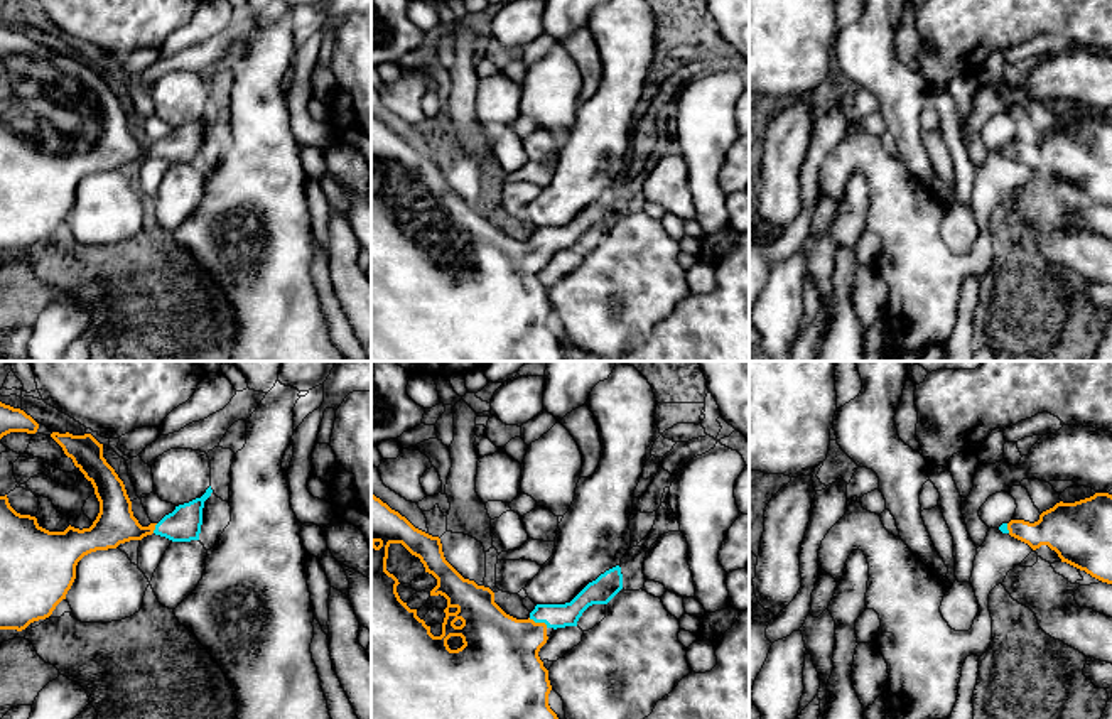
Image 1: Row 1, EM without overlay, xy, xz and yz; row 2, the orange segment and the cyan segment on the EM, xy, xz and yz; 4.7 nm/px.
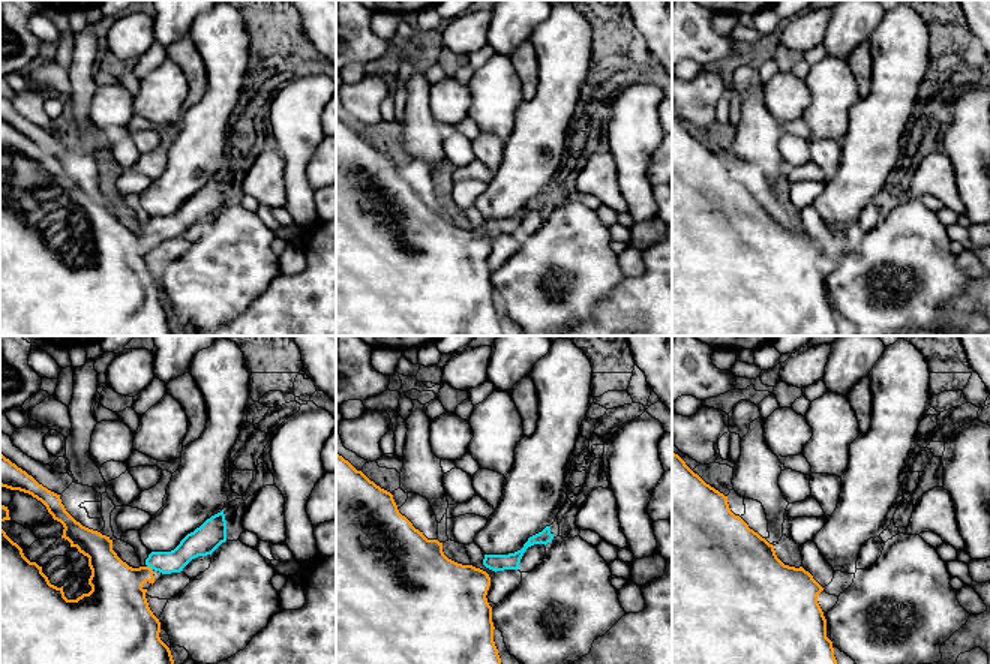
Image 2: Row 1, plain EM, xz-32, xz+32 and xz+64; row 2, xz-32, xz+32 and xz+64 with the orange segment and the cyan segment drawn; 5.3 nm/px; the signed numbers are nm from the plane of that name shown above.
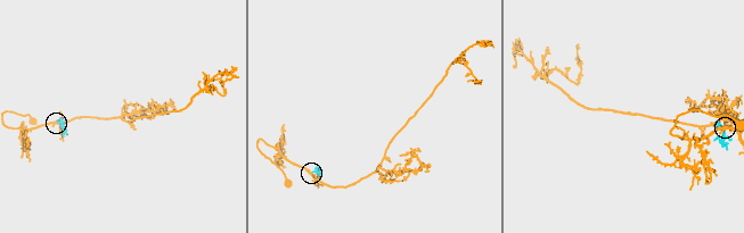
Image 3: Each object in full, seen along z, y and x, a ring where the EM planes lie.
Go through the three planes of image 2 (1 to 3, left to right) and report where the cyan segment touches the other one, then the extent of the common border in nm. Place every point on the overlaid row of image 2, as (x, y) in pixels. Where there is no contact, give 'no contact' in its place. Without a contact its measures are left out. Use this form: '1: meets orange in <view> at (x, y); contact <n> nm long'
1: meets orange in xz-32 at (150, 568); contact 40 nm long
2: no contact
3: no contact

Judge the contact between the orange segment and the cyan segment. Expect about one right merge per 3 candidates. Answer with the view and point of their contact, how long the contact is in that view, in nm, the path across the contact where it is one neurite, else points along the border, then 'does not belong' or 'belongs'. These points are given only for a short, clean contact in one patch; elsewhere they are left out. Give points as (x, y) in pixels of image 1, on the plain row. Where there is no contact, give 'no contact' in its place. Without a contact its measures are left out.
meets orange in xz at (539, 245); contact 100 nm long; runs through xz (500, 281), (539, 245), (545, 238), (554, 238); belongs

